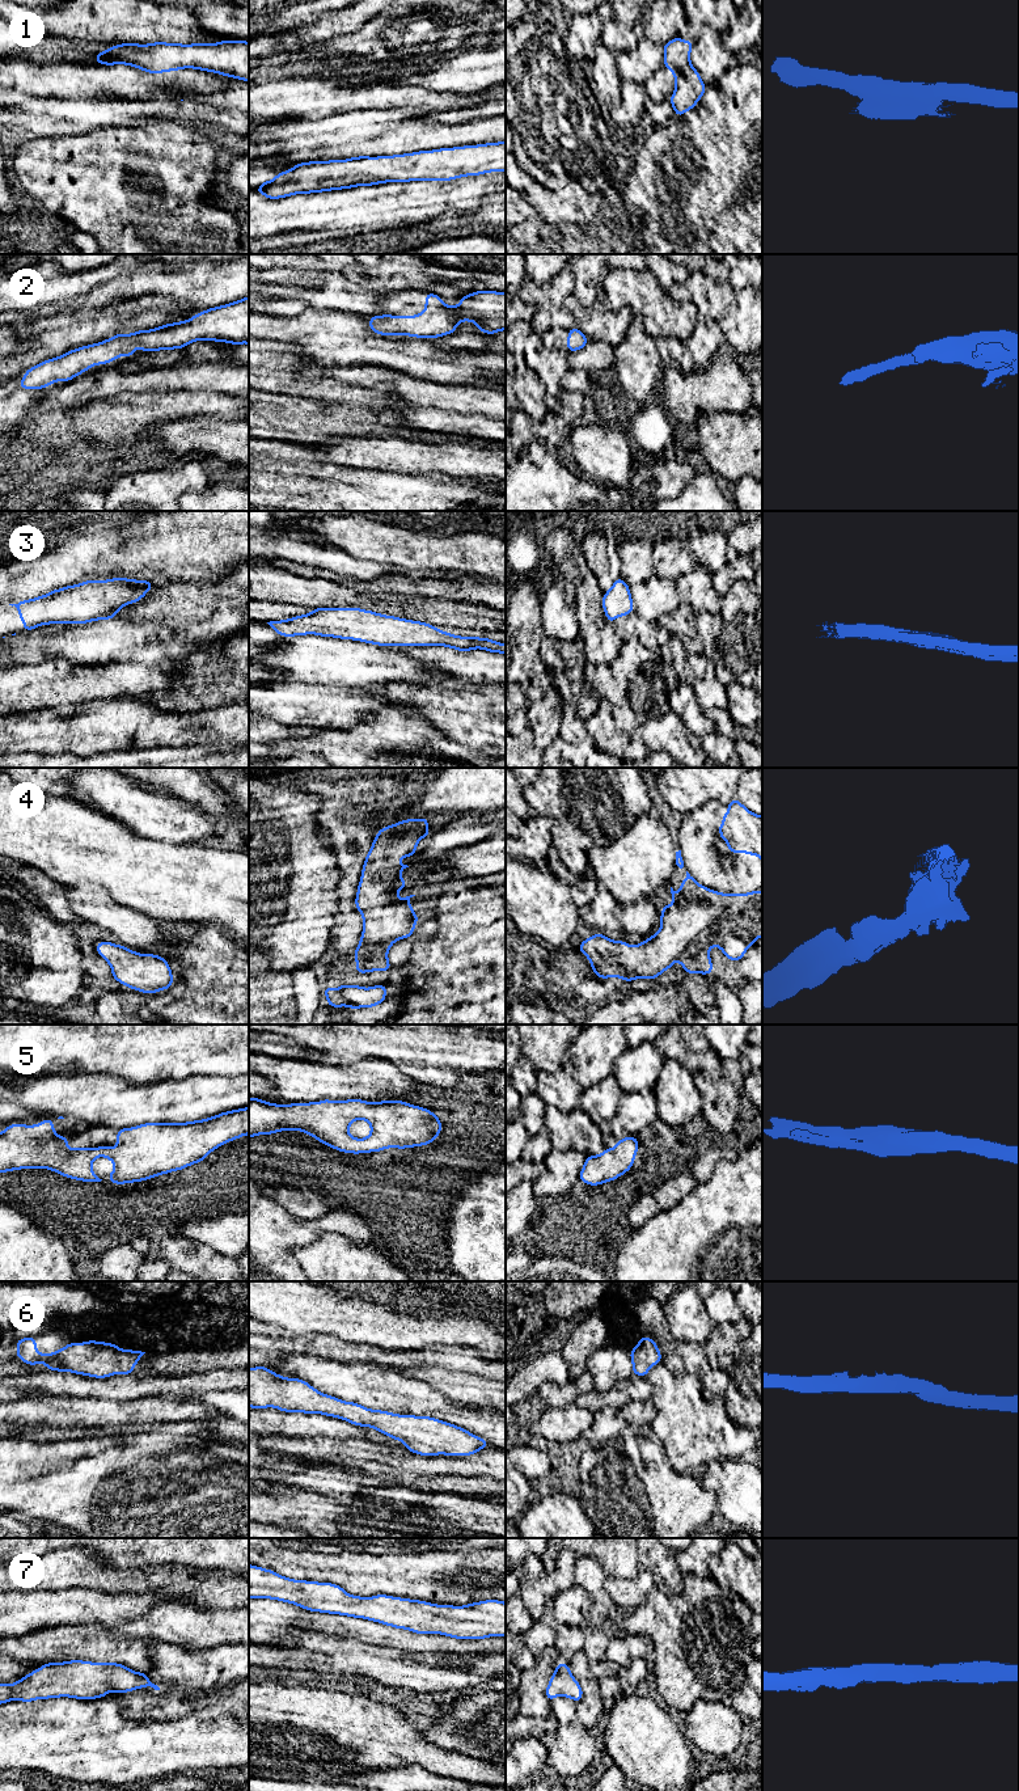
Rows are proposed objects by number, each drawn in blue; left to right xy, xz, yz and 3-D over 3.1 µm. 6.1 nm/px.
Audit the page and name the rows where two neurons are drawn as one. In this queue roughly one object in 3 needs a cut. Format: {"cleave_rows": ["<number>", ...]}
{"cleave_rows": ["4"]}

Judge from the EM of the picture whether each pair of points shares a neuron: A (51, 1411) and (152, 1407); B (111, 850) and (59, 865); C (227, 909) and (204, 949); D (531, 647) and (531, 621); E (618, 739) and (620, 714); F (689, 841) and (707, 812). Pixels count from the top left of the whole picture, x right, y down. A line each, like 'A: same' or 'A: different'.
A: same
B: same
C: different
D: same
E: different
F: same

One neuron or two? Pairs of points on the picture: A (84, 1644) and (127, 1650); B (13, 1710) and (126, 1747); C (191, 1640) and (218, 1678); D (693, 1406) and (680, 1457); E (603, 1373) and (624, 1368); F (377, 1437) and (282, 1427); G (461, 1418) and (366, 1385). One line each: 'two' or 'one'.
A: one
B: one
C: two
D: one
E: one
F: one
G: one

